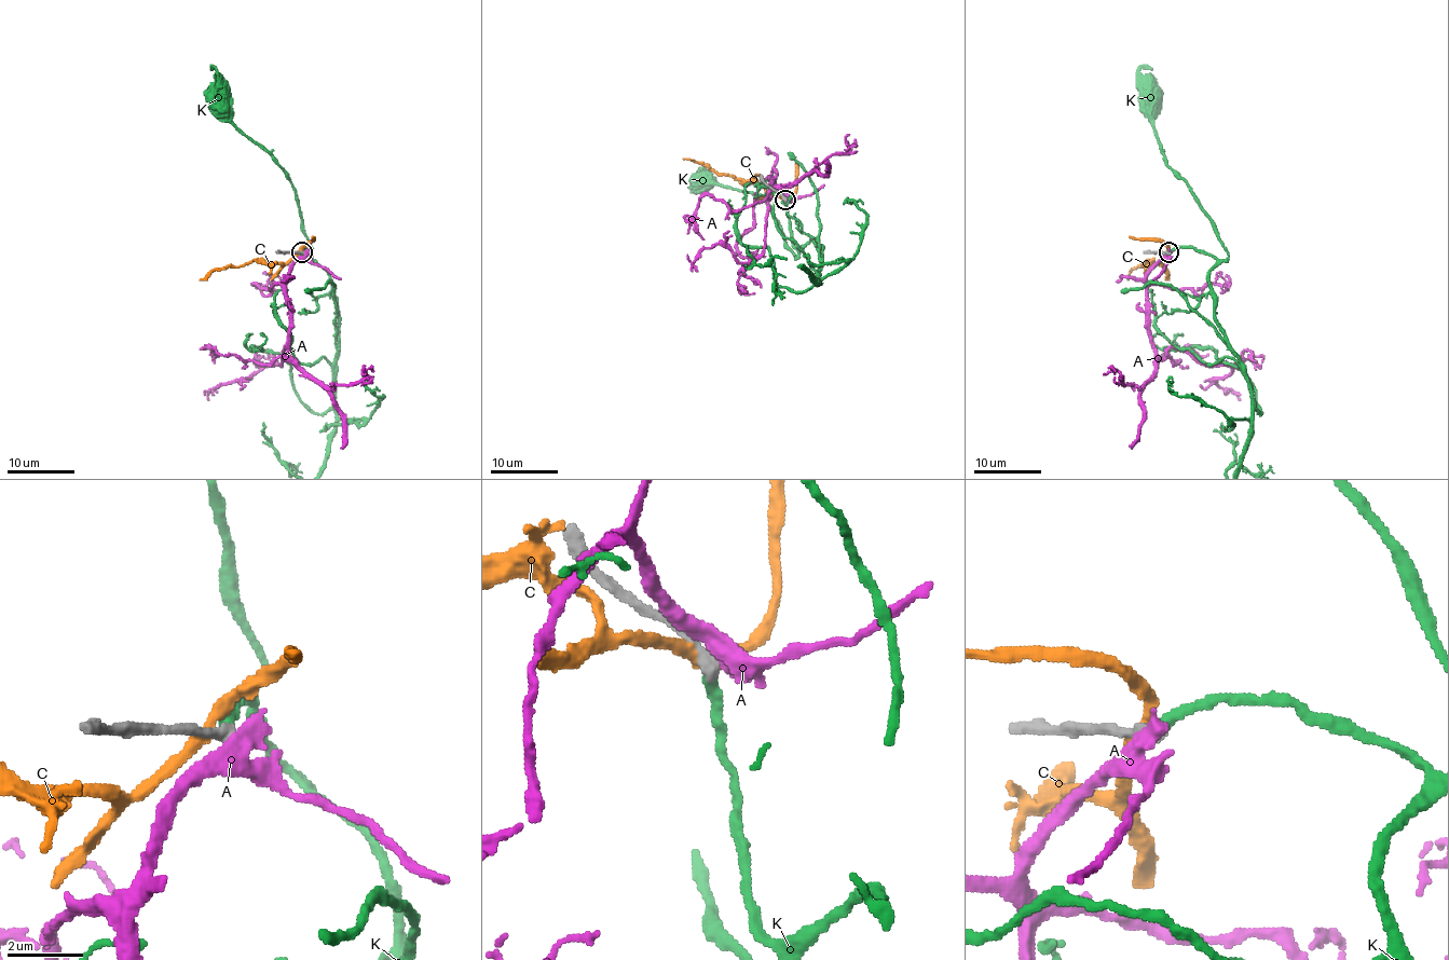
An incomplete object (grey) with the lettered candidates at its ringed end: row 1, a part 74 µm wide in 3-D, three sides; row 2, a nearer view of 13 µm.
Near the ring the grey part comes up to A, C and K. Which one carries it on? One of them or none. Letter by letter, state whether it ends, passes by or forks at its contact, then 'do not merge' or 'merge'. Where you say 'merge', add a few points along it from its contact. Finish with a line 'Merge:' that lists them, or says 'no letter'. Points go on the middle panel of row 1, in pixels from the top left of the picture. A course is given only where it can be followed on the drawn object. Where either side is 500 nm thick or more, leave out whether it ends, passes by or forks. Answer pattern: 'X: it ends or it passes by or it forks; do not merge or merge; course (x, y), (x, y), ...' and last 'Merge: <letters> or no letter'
A: it passes by; do not merge
C: it passes by; do not merge
K: it ends; merge; course (784, 200), (792, 243), (798, 251), (795, 260), (771, 207), (762, 197), (720, 184), (706, 186), (705, 182)
Merge: K

